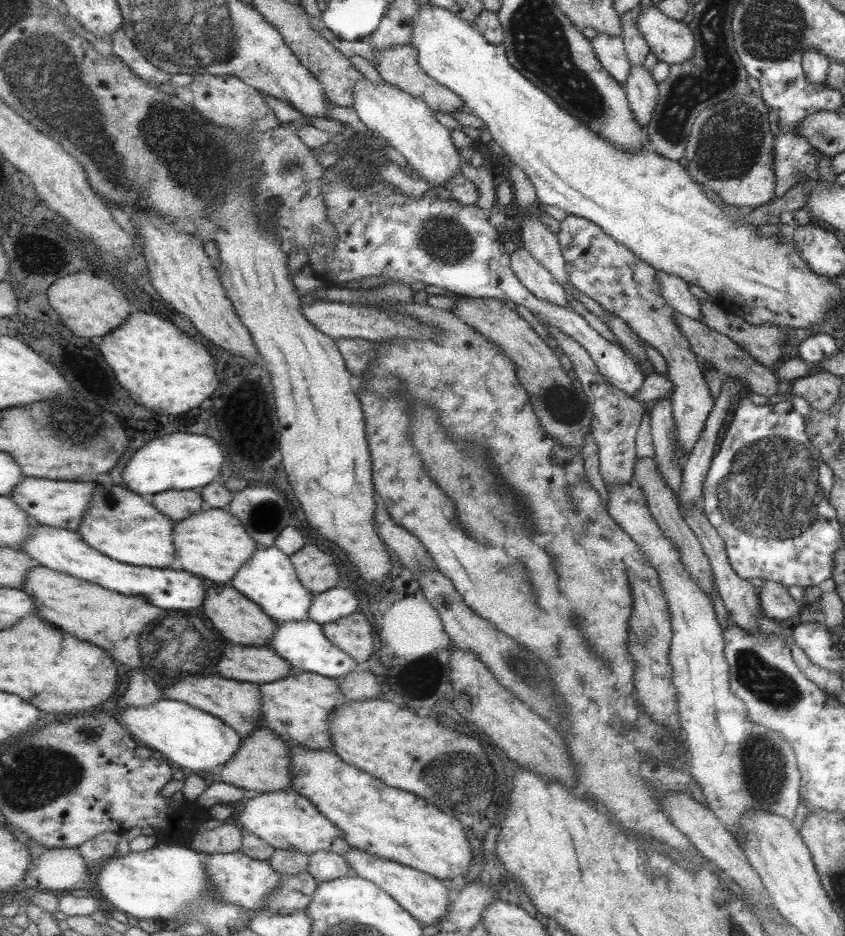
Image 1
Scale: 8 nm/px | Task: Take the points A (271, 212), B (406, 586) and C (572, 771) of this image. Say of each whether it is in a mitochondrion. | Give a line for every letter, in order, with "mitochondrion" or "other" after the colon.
A: mitochondrion
B: other
C: other

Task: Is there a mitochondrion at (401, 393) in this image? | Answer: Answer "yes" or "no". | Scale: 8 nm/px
no

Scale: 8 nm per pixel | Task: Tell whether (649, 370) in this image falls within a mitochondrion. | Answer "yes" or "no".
no

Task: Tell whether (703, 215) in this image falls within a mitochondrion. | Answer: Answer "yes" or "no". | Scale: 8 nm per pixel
no

